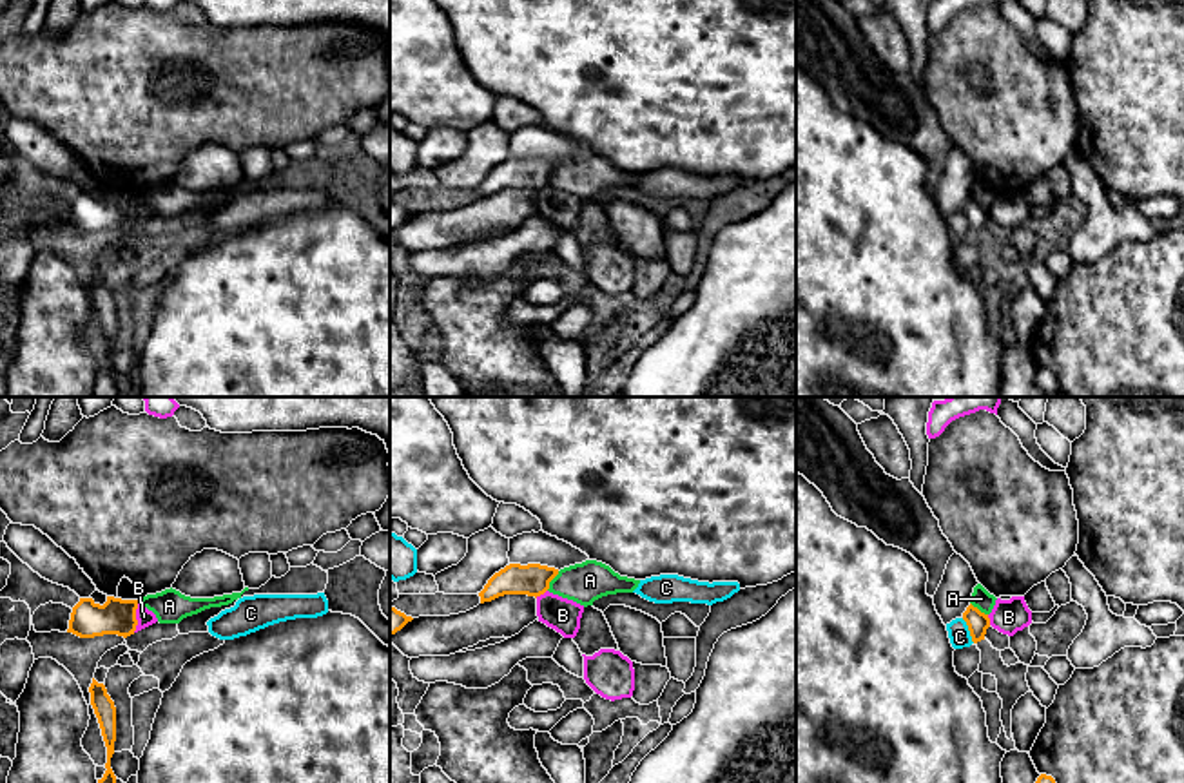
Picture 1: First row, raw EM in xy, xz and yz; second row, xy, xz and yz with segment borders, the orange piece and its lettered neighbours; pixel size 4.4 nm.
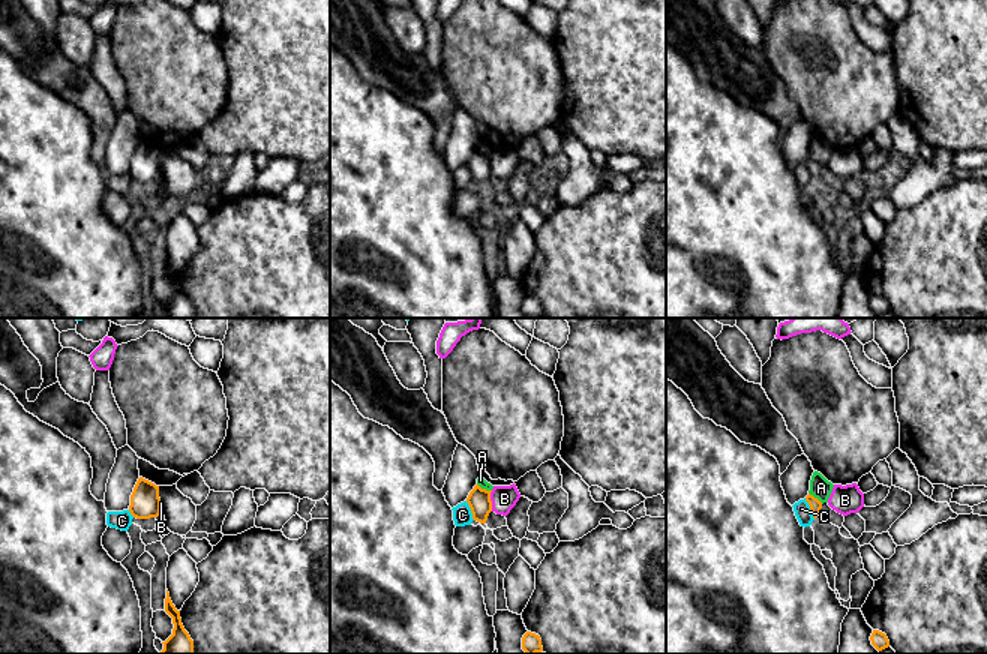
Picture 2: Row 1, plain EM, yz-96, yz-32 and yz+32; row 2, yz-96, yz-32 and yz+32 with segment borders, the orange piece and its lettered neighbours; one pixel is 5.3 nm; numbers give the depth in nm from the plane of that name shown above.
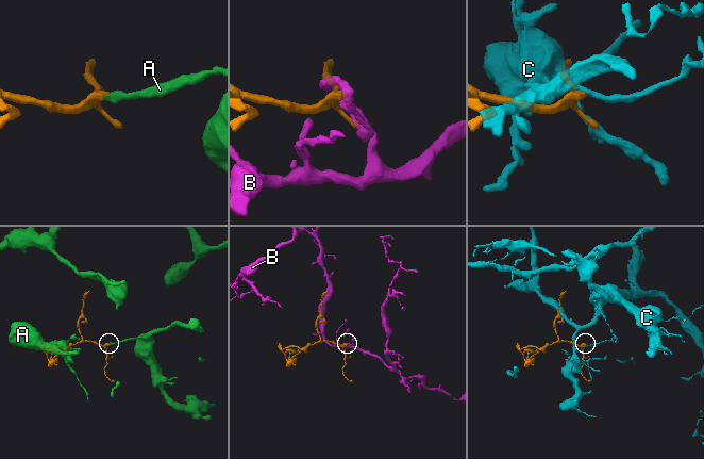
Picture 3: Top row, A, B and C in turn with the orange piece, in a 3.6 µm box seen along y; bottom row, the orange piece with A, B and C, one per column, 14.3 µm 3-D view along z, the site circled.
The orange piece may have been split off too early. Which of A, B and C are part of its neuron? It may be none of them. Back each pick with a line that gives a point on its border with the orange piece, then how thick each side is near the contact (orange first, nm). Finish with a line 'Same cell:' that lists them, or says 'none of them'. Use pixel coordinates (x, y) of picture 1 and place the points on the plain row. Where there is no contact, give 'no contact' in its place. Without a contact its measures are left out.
Same cell: none of them

